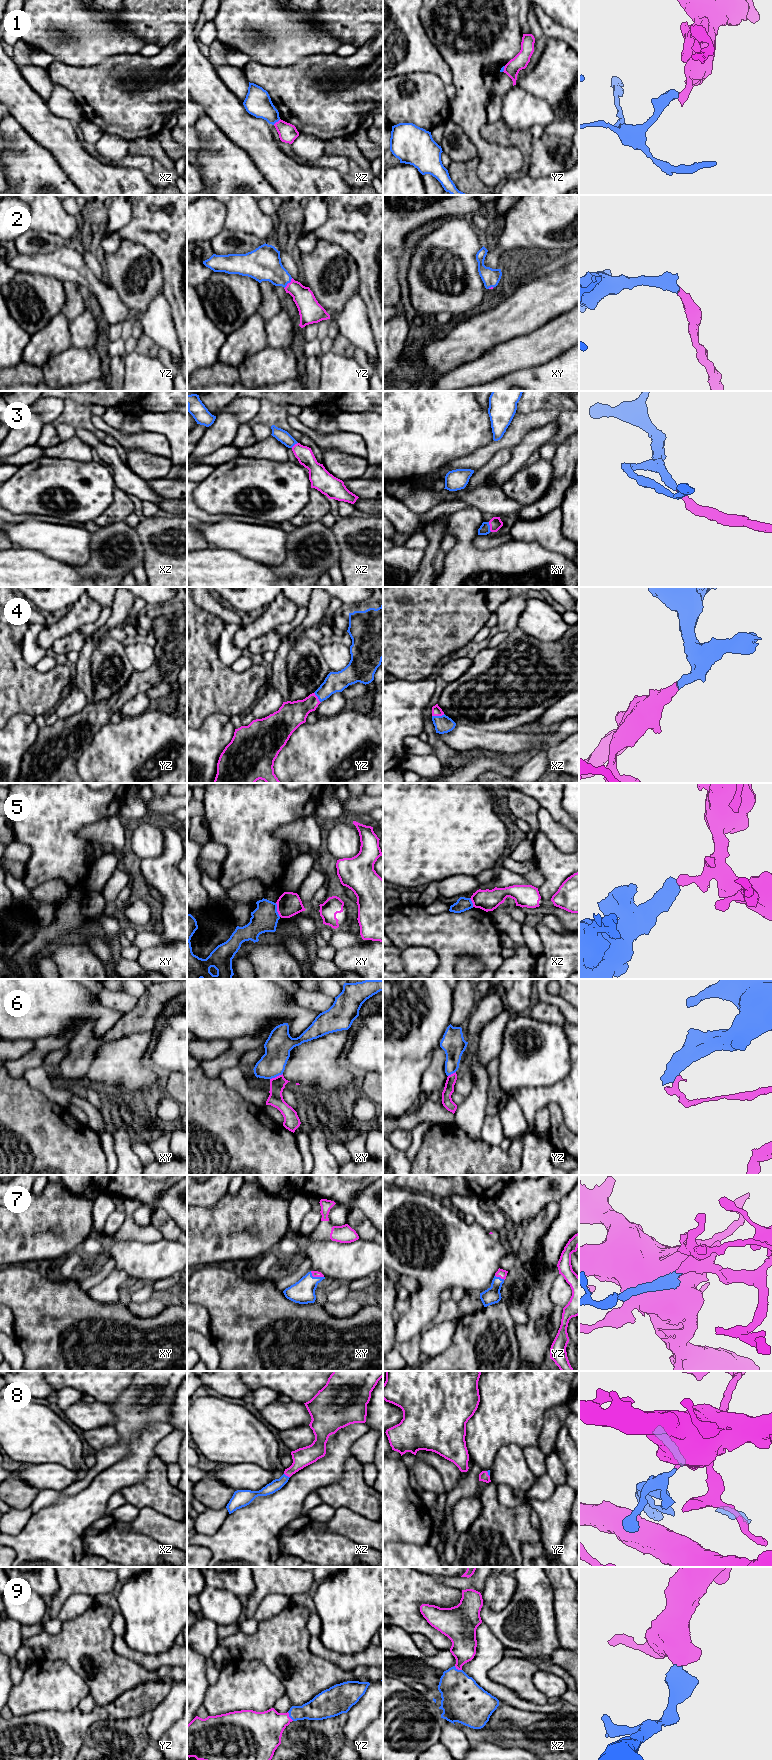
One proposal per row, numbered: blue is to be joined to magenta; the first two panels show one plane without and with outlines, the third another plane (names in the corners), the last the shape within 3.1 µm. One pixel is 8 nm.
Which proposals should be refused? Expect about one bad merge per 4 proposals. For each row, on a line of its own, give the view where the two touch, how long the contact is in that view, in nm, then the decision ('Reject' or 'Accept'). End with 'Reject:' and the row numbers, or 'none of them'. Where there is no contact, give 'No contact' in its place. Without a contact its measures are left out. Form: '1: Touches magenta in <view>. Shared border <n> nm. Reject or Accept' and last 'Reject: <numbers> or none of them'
1: Touches magenta in xz. Shared border 80 nm. Reject
2: Touches magenta in yz. Shared border 110 nm. Accept
3: Touches magenta in xy. Shared border 80 nm. Accept
4: Touches magenta in xz. Shared border 110 nm. Accept
5: Touches magenta in xy. Shared border 120 nm. Reject
6: Touches magenta in xy. Shared border 120 nm. Reject
7: Touches magenta in xy. Shared border 120 nm. Accept
8: Touches magenta in xz. Shared border 60 nm. Accept
9: Touches magenta in yz. Shared border 90 nm. Accept
Reject: 1, 5, 6

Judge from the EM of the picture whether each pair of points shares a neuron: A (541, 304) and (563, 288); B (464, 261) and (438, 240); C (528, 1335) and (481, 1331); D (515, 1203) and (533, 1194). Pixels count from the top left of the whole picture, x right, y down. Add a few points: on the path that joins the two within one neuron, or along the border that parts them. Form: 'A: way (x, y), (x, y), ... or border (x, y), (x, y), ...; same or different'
A: way (546, 299), (558, 292); same
B: way (458, 258), (444, 246); same
C: border (514, 1323), (519, 1357); different
D: way (519, 1200), (529, 1196); same

